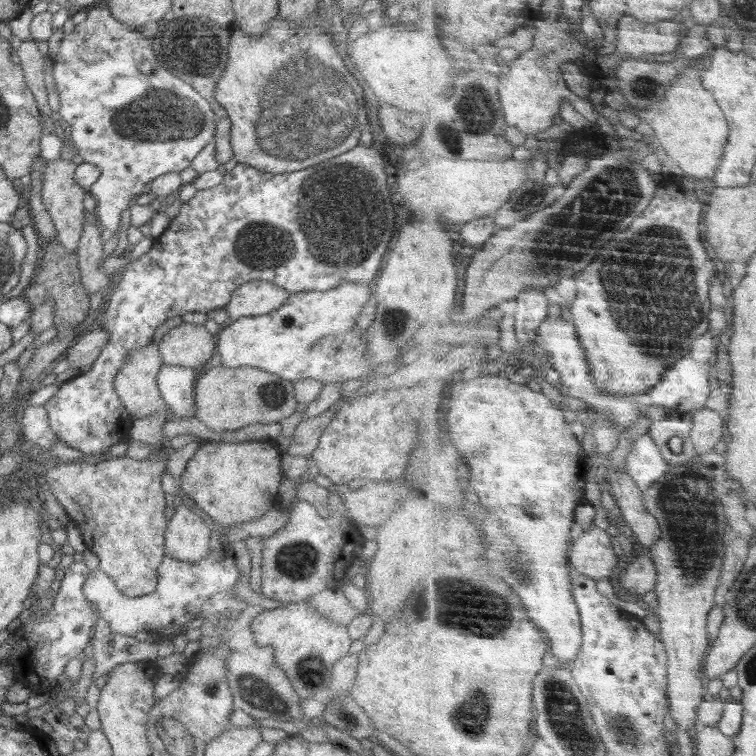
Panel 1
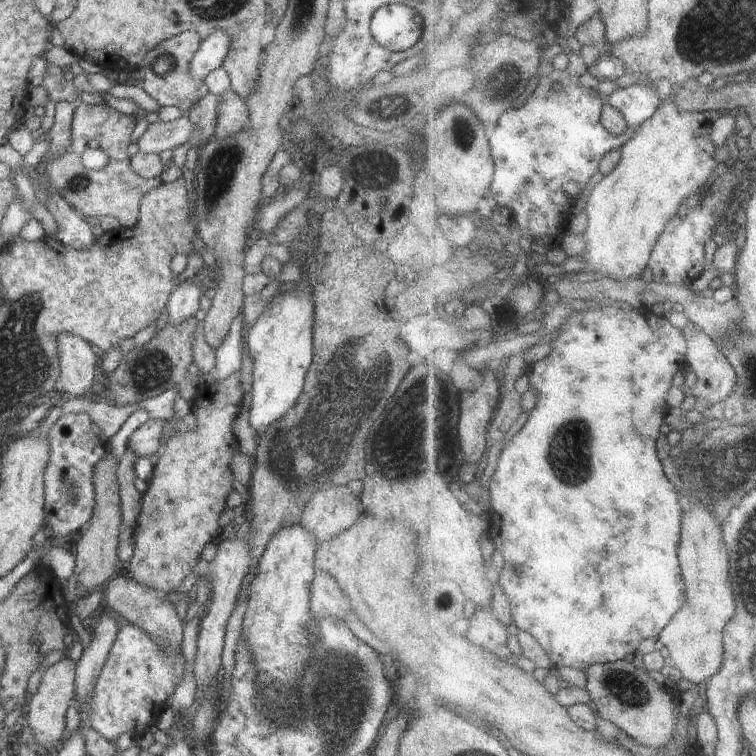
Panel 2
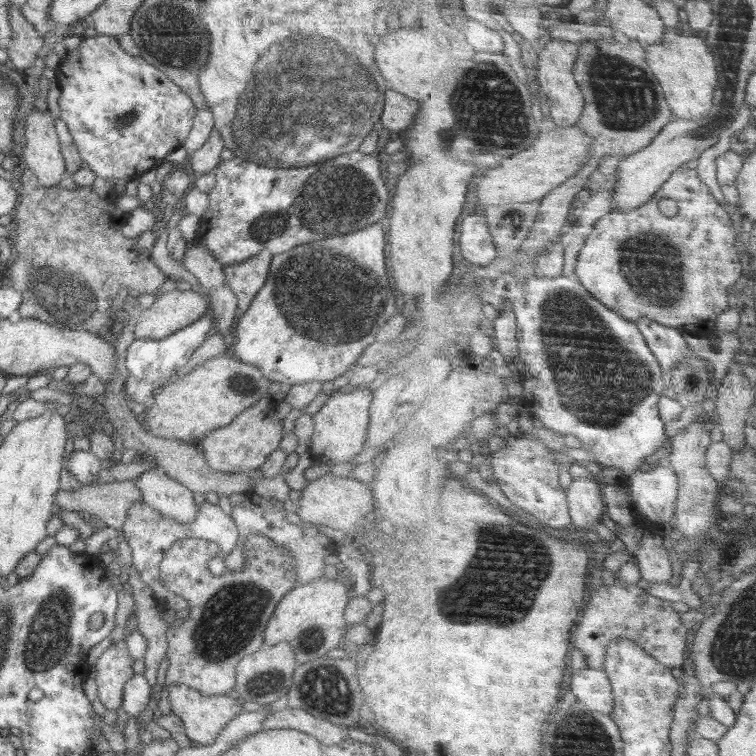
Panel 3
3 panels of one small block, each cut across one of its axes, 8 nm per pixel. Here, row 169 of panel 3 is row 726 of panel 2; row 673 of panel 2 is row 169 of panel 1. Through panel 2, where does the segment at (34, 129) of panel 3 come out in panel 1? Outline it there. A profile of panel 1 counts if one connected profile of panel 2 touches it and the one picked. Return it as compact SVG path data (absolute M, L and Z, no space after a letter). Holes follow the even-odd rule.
M44 160L42 162L42 202L48 210L48 214L51 216L55 229L57 230L57 240L60 245L69 252L70 255L73 252L77 252L78 242L82 238L82 232L84 232L84 222L86 222L86 212L84 208L84 194L86 194L87 188L79 186L75 181L75 168L78 165L78 160Z

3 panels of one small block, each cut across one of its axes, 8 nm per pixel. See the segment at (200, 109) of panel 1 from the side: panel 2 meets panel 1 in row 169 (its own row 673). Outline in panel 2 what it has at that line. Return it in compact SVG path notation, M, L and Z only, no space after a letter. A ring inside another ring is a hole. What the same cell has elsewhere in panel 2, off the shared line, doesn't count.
M128 624L120 628L106 662L98 674L94 694L90 698L88 720L90 727L106 740L116 741L122 734L130 734L137 740L148 732L152 723L162 714L184 676L184 656L181 650L176 656L168 656L156 642L138 626Z

